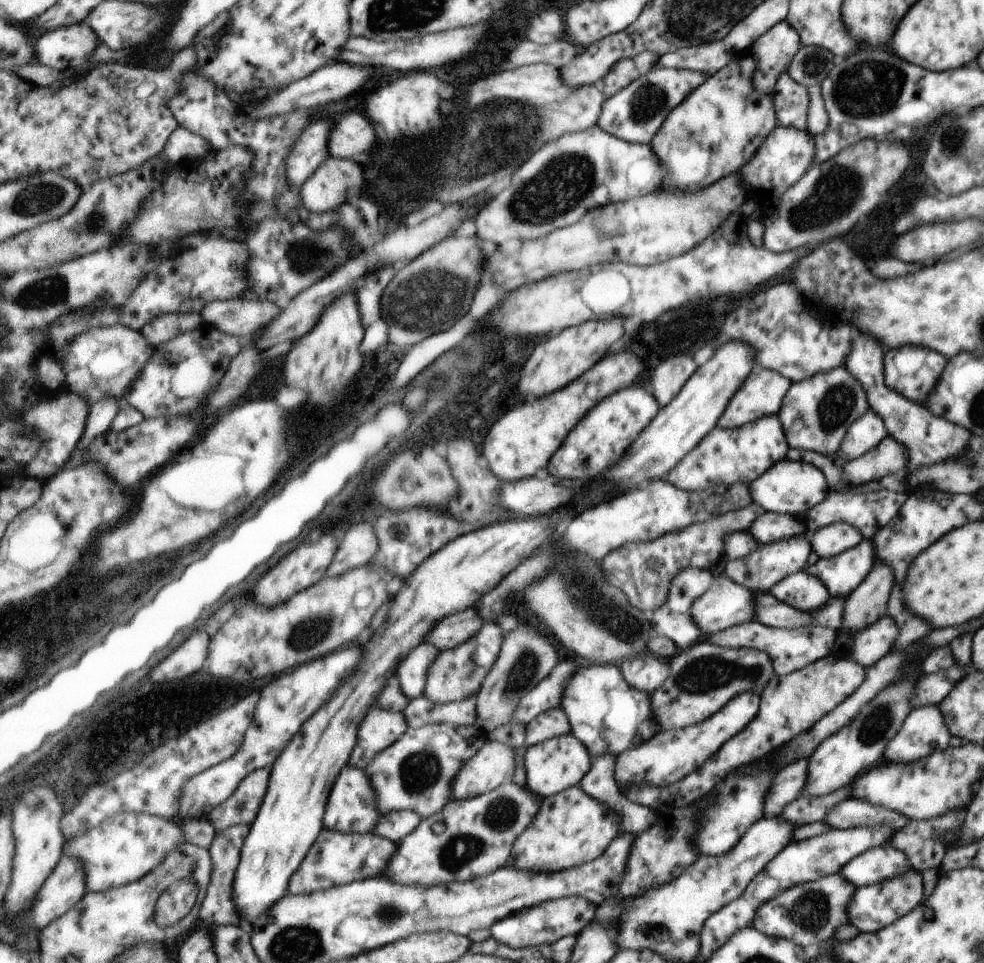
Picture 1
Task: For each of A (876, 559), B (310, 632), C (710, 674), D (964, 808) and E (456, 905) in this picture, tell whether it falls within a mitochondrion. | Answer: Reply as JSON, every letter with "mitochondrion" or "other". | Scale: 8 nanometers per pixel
{"A":"other","B":"mitochondrion","C":"mitochondrion","D":"other","E":"other"}

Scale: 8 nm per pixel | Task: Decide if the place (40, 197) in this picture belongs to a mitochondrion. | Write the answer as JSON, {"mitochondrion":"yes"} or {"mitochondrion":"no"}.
{"mitochondrion":"yes"}

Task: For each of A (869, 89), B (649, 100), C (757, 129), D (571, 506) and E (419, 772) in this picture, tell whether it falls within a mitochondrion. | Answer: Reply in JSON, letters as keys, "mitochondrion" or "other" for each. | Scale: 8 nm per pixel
{"A":"mitochondrion","B":"mitochondrion","C":"other","D":"other","E":"mitochondrion"}

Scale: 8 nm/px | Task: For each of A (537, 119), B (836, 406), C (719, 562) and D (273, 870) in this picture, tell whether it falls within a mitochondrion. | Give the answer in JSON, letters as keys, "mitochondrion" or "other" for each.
{"A":"mitochondrion","B":"mitochondrion","C":"other","D":"other"}

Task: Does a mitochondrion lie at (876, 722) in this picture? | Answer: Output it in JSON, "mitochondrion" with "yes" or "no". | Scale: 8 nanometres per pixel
{"mitochondrion":"yes"}

